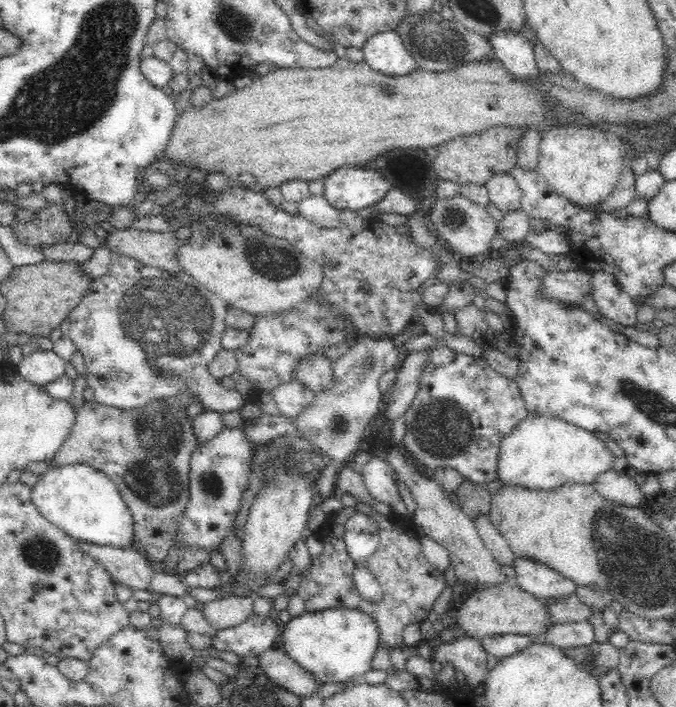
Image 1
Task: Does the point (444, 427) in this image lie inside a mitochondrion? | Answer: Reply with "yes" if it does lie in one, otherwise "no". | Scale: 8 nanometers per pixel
yes

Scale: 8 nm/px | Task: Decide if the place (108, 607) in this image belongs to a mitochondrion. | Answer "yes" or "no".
no

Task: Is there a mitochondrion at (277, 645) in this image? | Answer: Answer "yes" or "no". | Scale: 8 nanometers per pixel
no

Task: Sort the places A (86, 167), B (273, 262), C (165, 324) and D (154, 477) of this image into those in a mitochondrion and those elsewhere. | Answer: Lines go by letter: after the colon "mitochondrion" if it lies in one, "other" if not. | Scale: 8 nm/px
A: other
B: mitochondrion
C: mitochondrion
D: mitochondrion

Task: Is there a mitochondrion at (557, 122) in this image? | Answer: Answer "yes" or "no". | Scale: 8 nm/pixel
no

